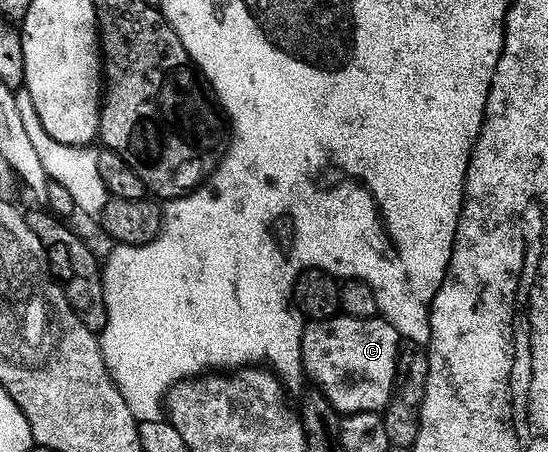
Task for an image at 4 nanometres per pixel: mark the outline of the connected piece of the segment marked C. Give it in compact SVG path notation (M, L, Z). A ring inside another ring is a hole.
M338 314L326 320L310 319L301 339L301 366L306 377L314 380L316 391L322 392L339 414L351 412L381 412L389 403L399 369L397 354L399 337L395 326L380 315L371 318L355 318Z

